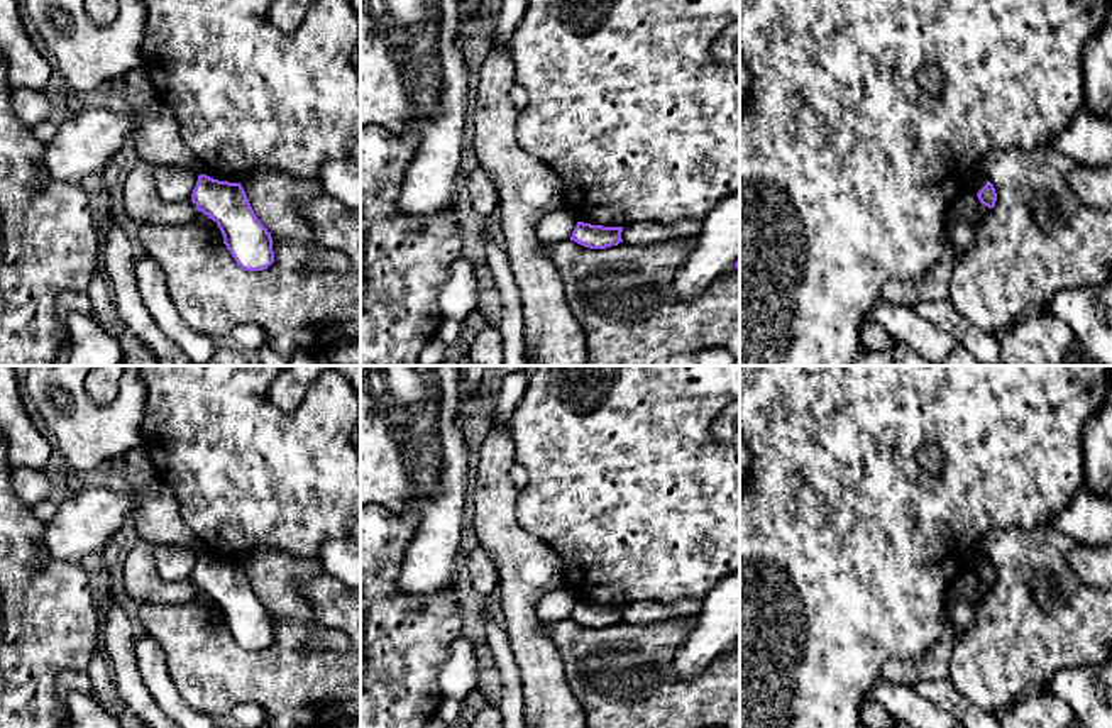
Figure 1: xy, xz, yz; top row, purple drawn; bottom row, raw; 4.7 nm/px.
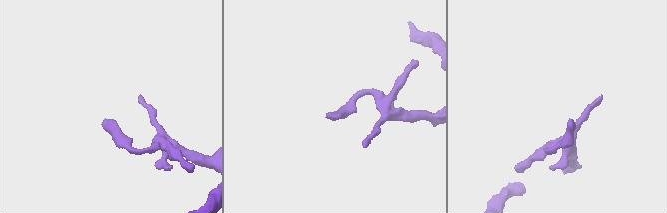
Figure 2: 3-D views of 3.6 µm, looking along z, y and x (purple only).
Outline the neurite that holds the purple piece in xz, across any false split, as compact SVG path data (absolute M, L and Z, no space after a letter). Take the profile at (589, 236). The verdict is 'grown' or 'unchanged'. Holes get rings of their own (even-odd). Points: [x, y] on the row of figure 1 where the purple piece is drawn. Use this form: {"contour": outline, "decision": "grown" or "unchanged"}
{"contour": "M577 222L570 235L570 240L589 249L606 249L623 242L621 232L623 227L603 227L603 225Z", "decision": "unchanged"}

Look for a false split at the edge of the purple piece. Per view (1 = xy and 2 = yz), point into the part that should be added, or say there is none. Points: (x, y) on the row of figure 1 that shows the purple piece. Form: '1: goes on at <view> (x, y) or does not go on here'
1: does not go on here
2: does not go on here

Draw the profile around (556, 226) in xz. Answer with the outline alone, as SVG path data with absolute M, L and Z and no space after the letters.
M565 208L545 213L537 223L537 235L543 244L570 239L577 218Z

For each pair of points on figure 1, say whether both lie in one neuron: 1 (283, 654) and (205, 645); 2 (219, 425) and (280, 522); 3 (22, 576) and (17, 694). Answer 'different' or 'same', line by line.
1: same
2: same
3: same

